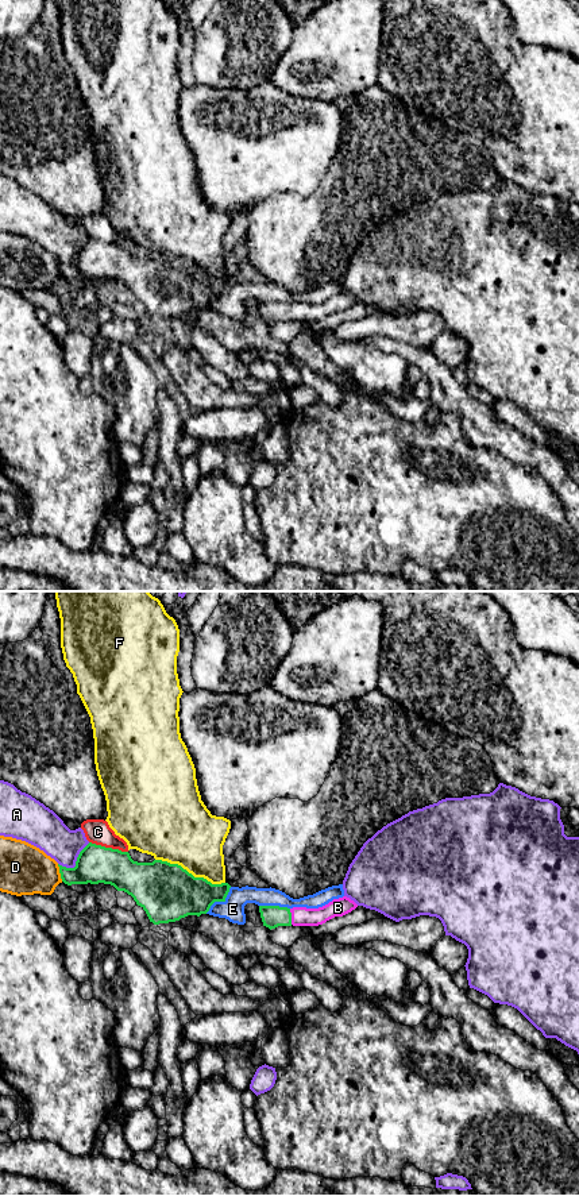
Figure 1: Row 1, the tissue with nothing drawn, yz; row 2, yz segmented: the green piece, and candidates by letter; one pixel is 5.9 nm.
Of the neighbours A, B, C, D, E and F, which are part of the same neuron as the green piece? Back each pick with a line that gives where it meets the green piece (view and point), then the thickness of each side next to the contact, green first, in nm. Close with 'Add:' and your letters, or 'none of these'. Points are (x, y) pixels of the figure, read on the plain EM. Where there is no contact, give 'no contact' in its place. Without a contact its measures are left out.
B: meets green in yz at (290, 312); 130 nm thick on the green side, 110 nm on the other
Add: B

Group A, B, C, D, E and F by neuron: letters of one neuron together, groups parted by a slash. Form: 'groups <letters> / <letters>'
groups A / B / C / D / E / F

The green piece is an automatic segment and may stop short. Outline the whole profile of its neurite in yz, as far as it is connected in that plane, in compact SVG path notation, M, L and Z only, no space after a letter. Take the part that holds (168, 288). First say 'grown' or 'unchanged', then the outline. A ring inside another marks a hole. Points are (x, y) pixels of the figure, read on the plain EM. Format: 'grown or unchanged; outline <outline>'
unchanged; outline M92 238L80 247L74 263L58 262L67 281L104 278L127 288L154 320L206 309L215 297L225 297L231 283L194 273L178 259L138 258L128 247Z

